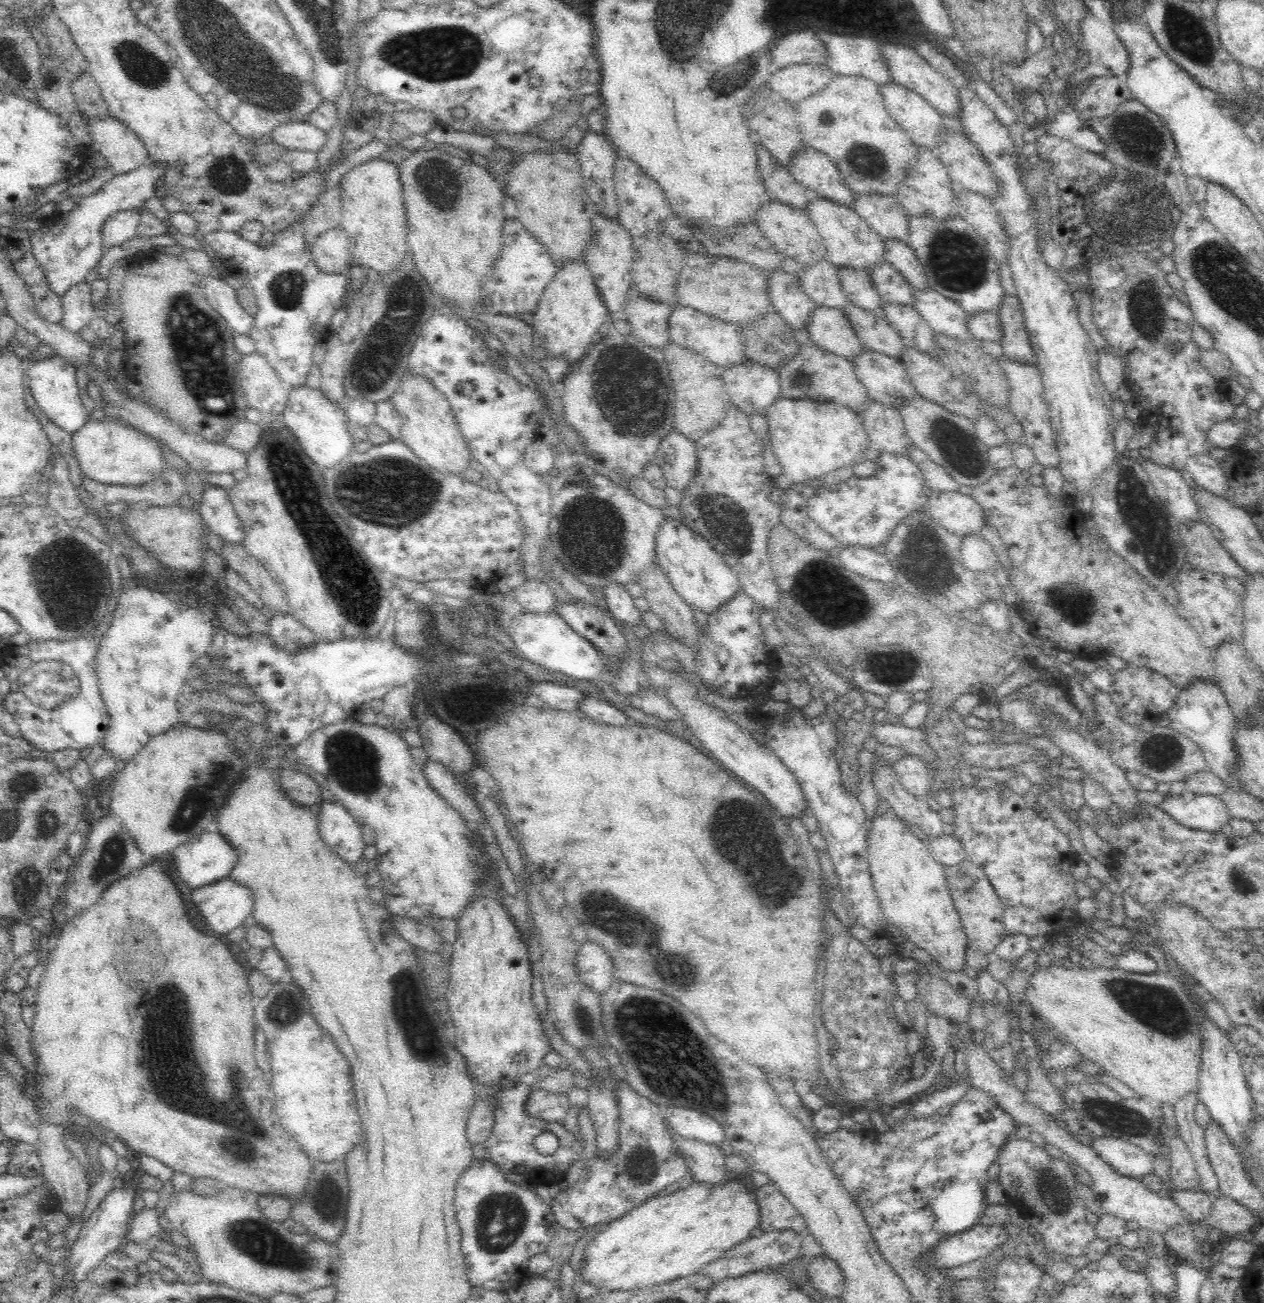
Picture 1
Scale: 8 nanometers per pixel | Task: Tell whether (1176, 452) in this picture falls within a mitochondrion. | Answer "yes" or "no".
no

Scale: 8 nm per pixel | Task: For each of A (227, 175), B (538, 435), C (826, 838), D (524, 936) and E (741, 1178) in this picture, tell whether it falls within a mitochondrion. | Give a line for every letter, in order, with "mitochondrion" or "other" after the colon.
A: mitochondrion
B: other
C: other
D: other
E: other

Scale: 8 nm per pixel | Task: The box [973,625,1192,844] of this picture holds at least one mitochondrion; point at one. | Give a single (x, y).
(1158, 752)

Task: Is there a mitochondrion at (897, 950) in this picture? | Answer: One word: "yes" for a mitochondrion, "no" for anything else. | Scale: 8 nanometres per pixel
no

